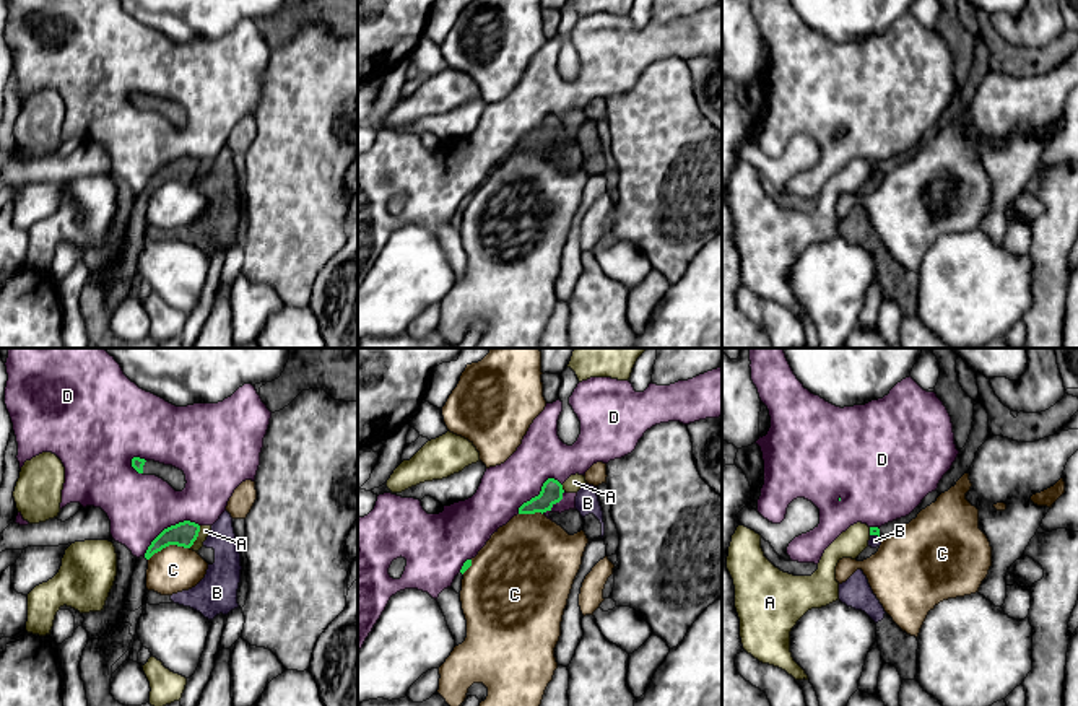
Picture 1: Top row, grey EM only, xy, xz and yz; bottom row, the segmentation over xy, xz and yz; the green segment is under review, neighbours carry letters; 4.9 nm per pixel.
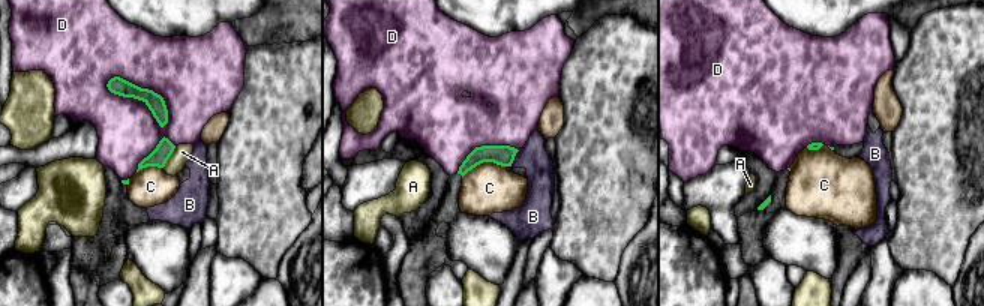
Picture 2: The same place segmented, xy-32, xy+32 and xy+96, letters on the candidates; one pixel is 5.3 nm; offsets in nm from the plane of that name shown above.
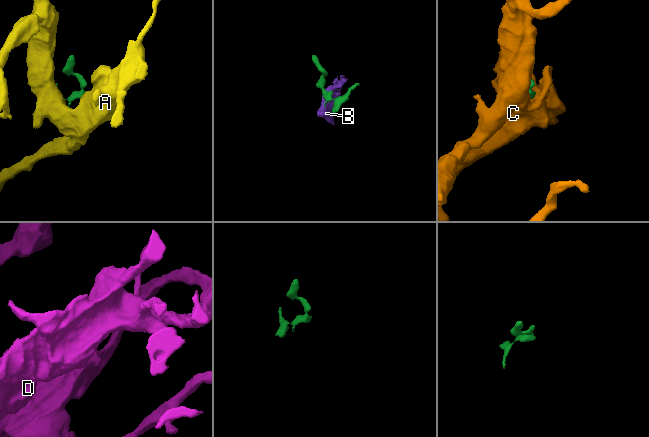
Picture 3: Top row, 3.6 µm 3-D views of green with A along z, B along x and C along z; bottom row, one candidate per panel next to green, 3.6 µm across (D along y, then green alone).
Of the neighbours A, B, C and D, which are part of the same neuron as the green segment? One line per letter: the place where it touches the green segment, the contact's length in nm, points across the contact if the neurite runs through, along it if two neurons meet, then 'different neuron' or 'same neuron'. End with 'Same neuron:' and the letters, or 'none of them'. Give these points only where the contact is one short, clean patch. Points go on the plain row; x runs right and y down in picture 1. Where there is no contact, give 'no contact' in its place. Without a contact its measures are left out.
A: contact xy (197, 171); length 130 nm; border xy (200, 161), (197, 174), (189, 183); different neuron
B: contact yz (875, 169); length 50 nm; border yz (870, 169), (878, 173); different neuron
C: contact xy (168, 181); length 220 nm; different neuron
D: contact xy (168, 163); length 320 nm; different neuron
Same neuron: none of them

